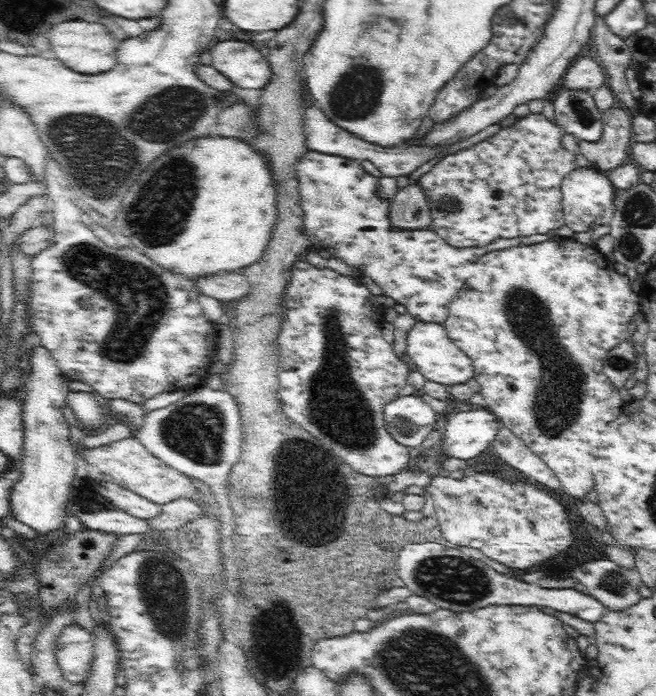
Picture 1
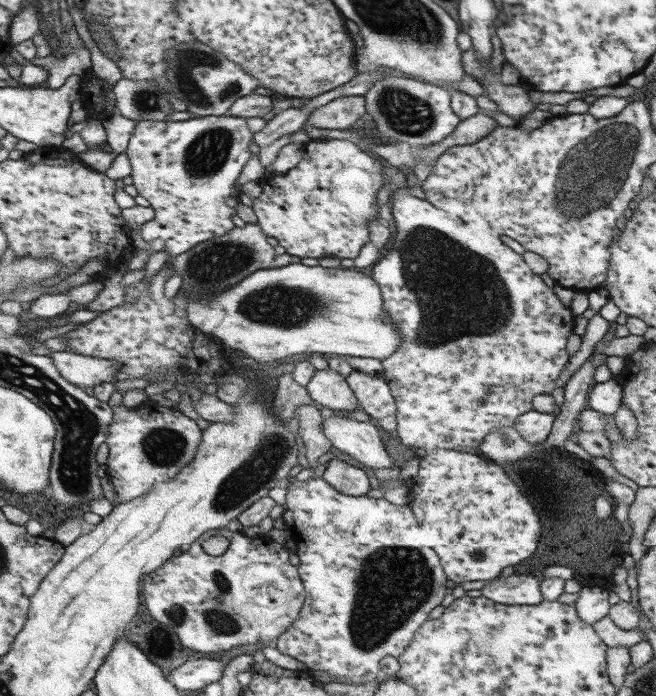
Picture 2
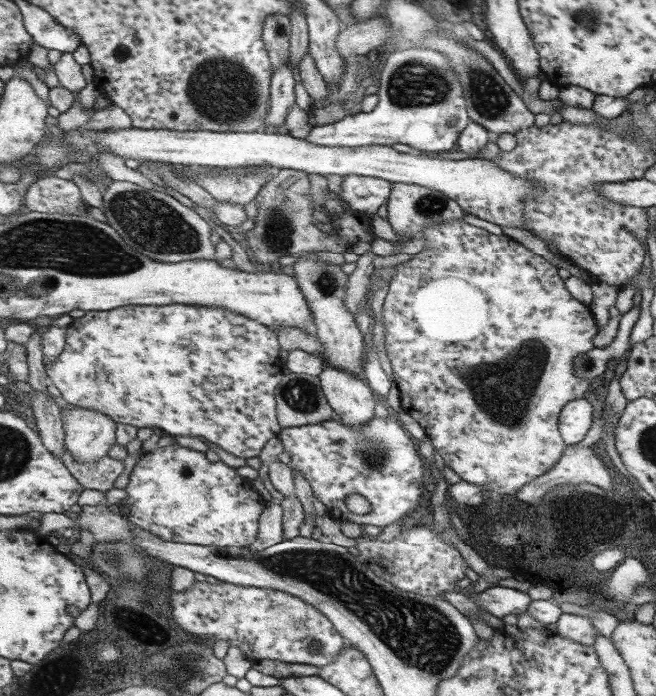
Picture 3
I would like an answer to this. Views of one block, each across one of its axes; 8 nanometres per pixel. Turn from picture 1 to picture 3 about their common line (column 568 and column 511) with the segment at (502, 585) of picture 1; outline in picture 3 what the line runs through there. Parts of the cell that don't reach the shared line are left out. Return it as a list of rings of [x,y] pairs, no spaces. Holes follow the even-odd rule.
[[[498,584],[478,594],[474,593],[471,599],[481,608],[480,610],[486,610],[488,614],[501,620],[508,614],[519,615],[527,612],[532,601],[528,594]]]

